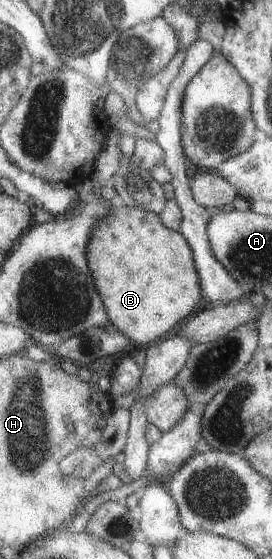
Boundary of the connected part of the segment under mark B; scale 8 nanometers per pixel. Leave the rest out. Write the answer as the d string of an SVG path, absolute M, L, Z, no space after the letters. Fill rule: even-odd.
M116 203L111 204L108 217L104 218L104 221L96 224L93 233L89 235L88 241L85 243L85 264L87 265L88 272L92 276L92 283L94 289L97 291L99 298L101 299L103 310L107 315L108 322L123 336L127 337L131 342L134 342L138 348L144 348L146 345L155 342L159 338L163 338L175 331L180 324L188 319L187 316L191 316L201 306L200 298L200 286L198 283L197 273L193 266L193 259L191 249L187 244L187 241L181 236L181 233L177 230L169 230L166 226L161 224L158 214L139 210L135 207L122 206Z

